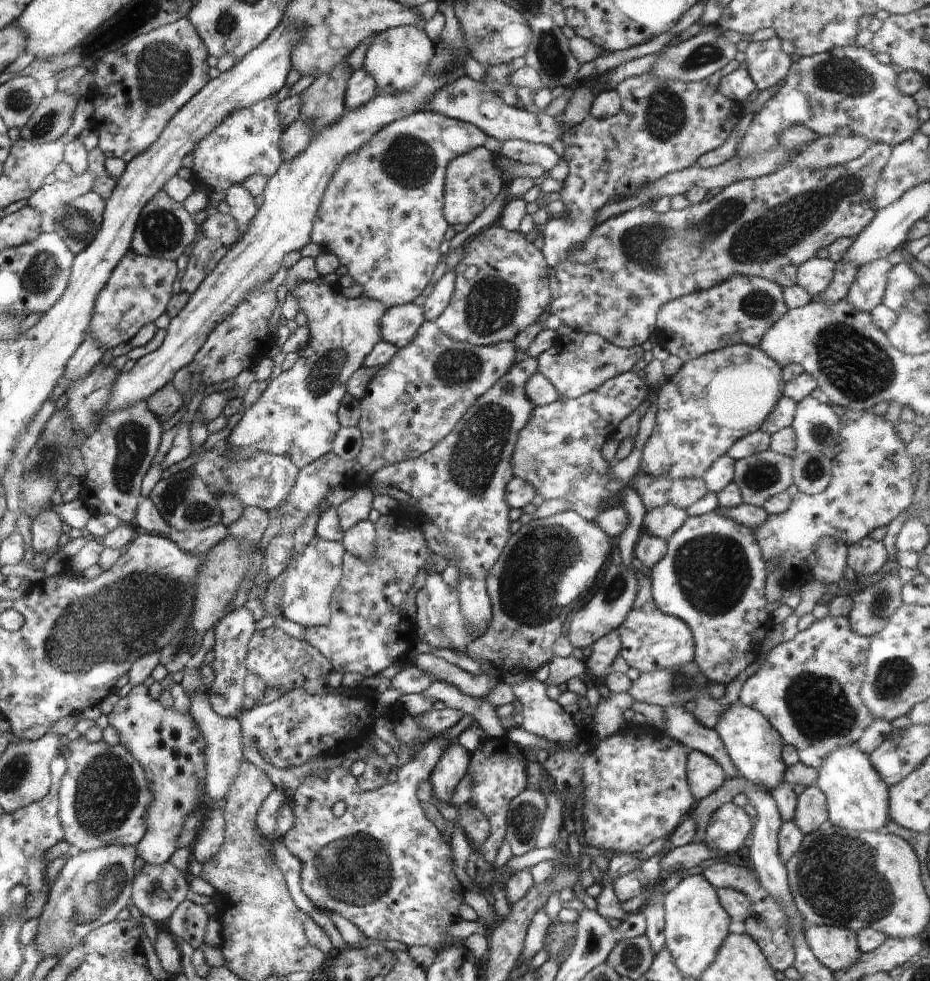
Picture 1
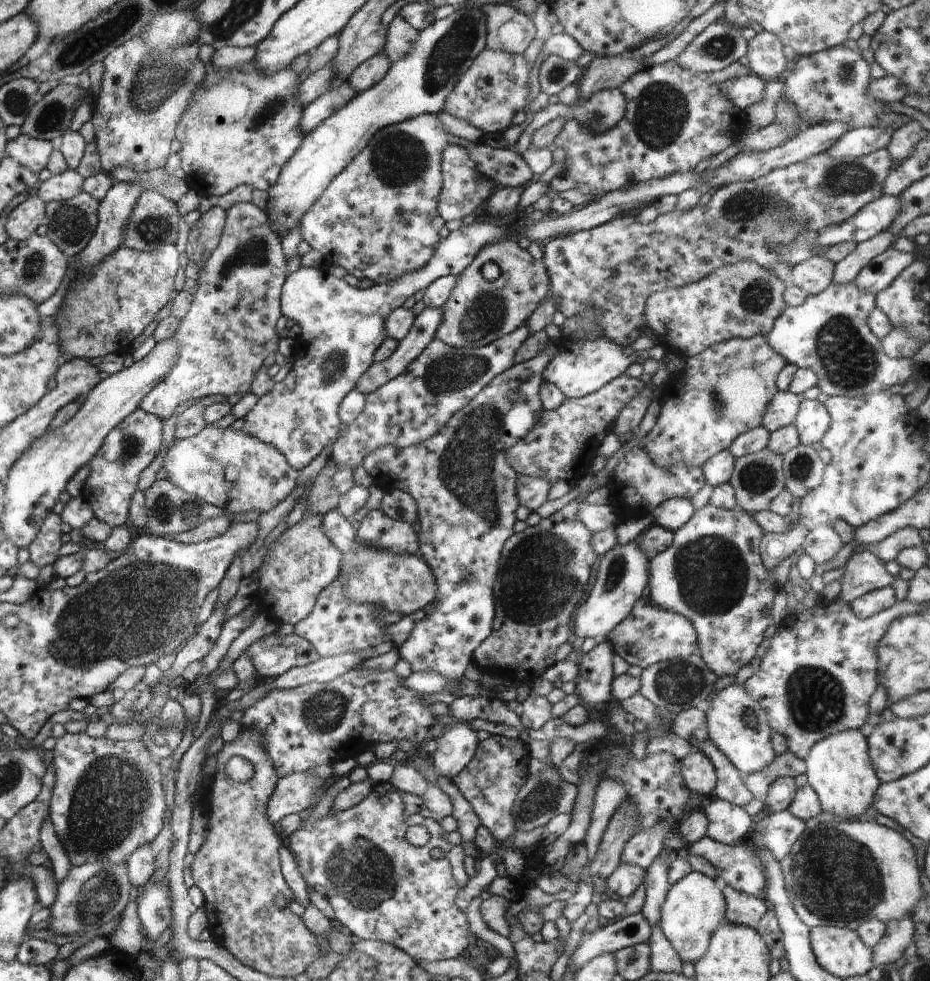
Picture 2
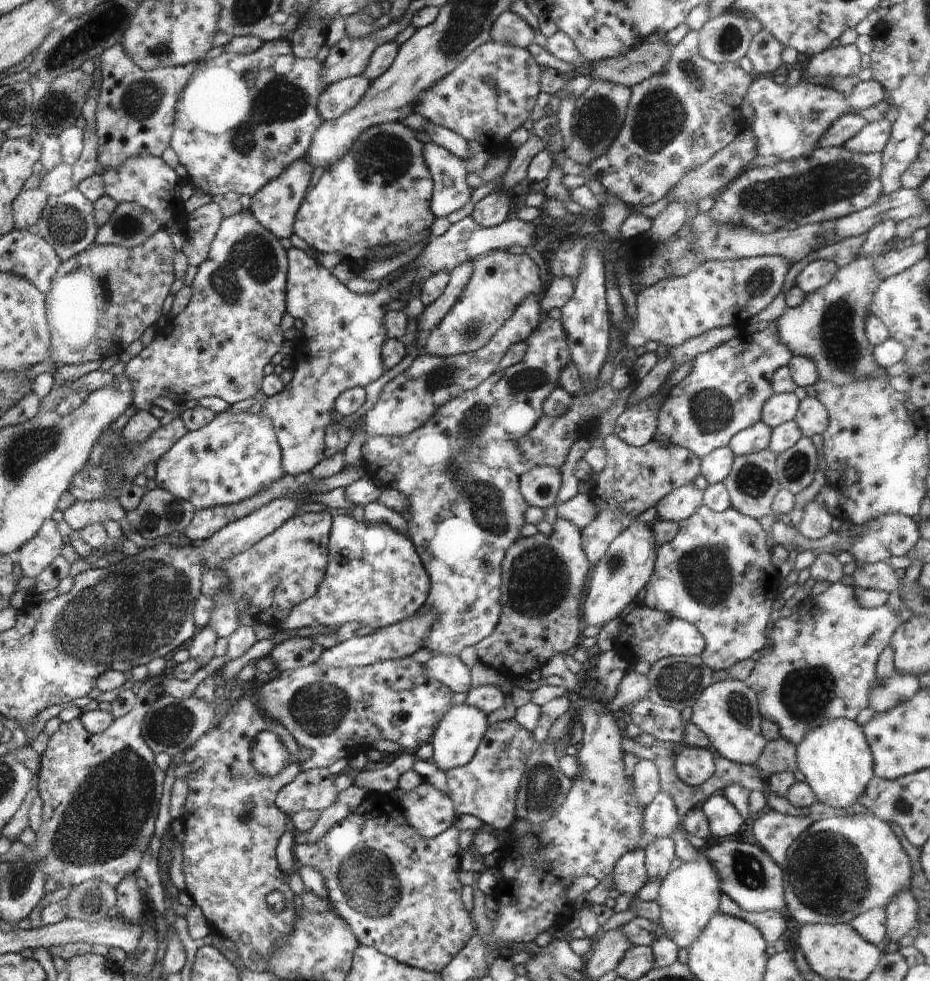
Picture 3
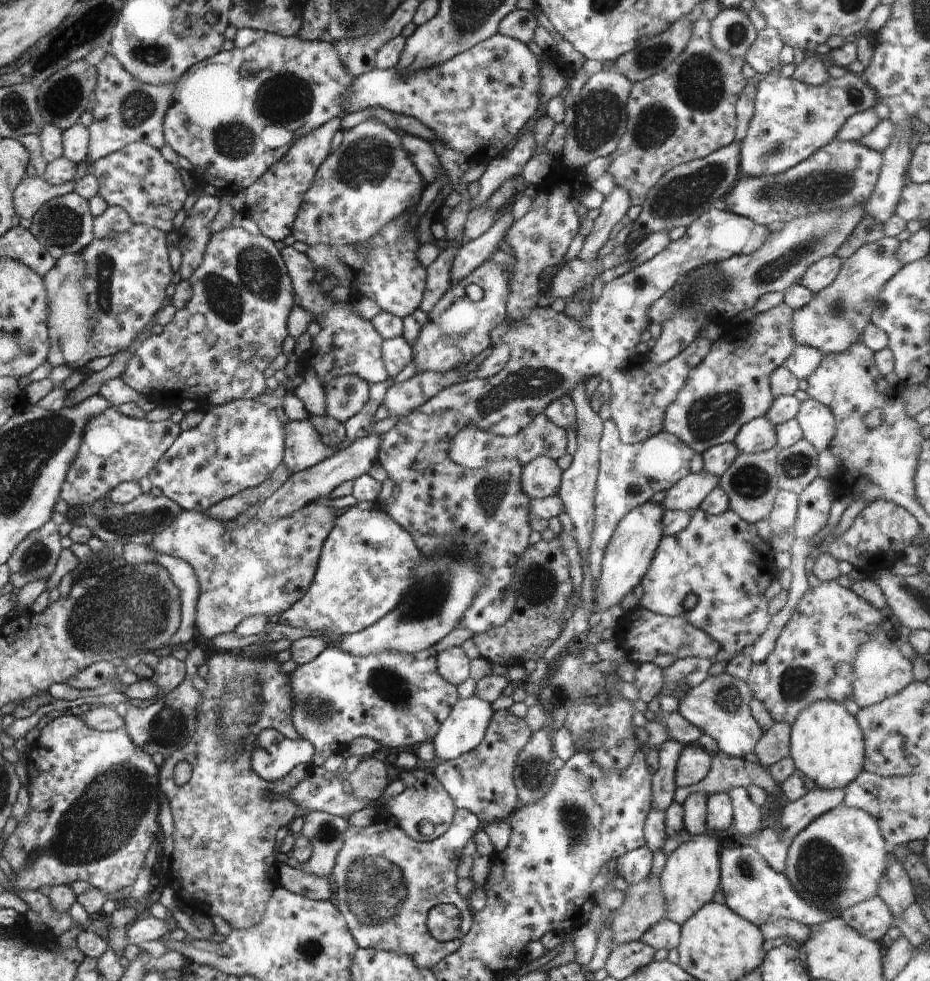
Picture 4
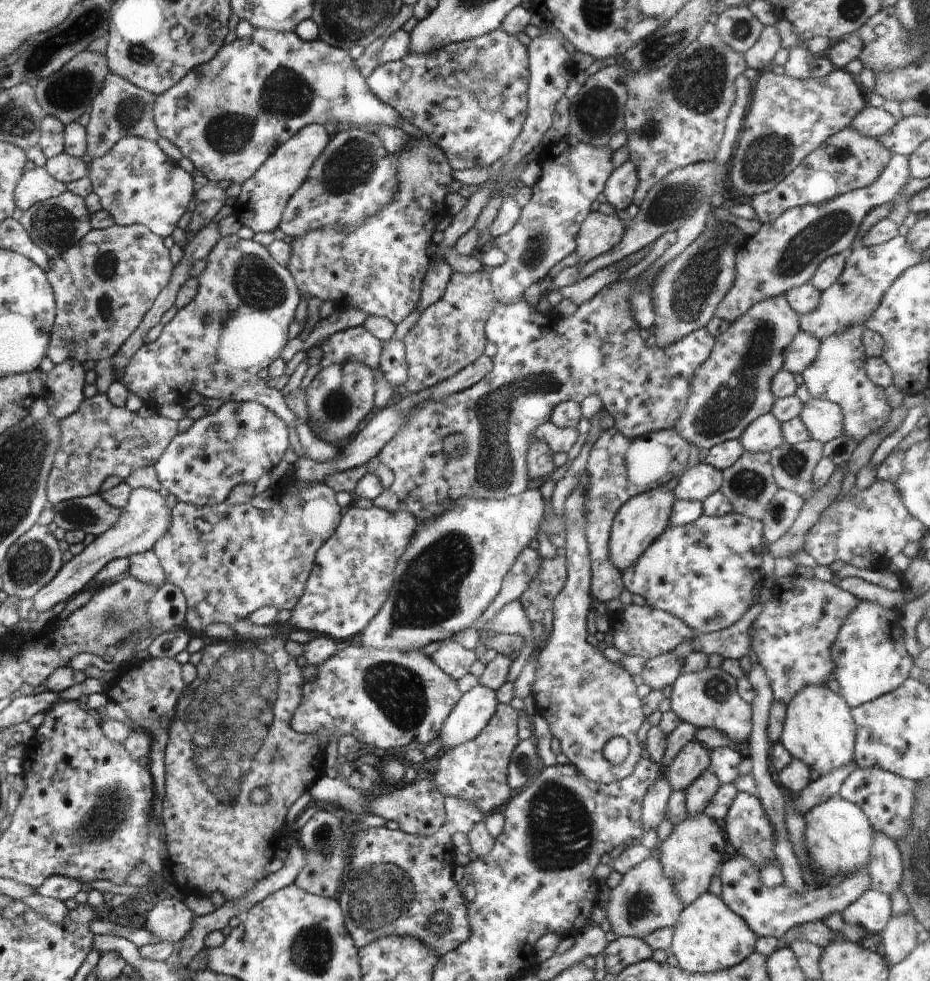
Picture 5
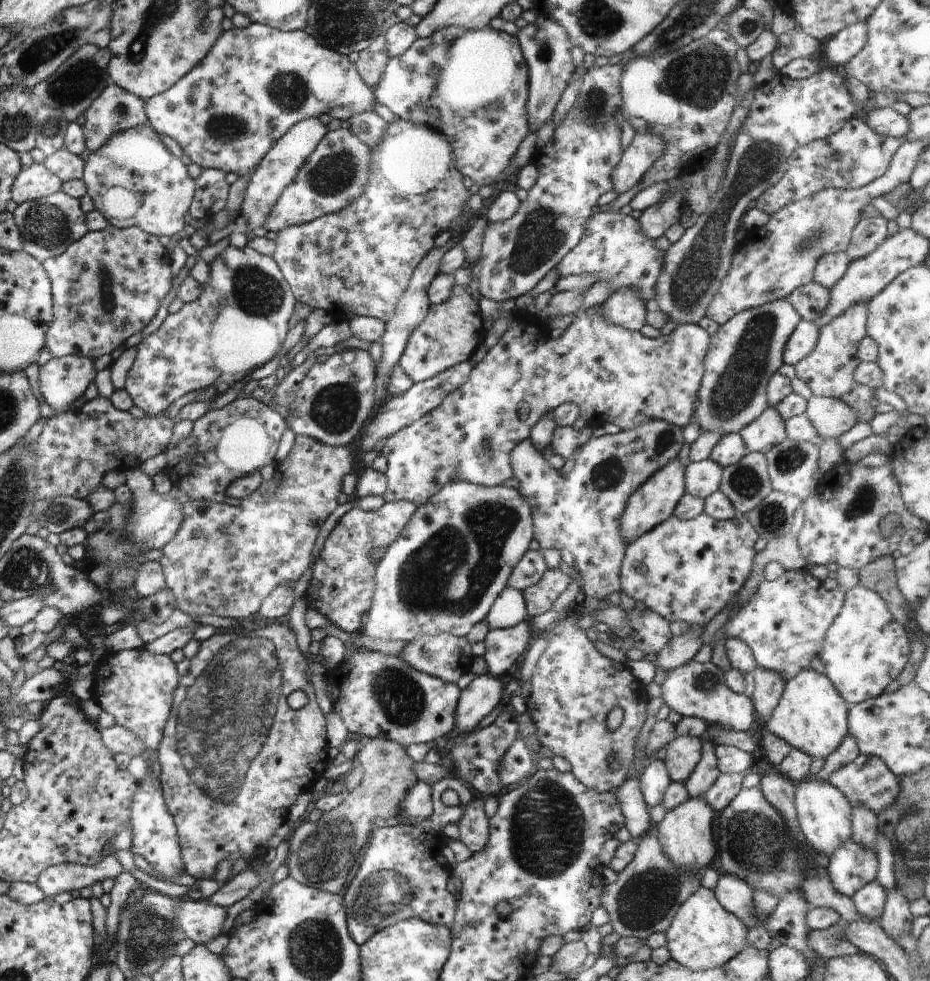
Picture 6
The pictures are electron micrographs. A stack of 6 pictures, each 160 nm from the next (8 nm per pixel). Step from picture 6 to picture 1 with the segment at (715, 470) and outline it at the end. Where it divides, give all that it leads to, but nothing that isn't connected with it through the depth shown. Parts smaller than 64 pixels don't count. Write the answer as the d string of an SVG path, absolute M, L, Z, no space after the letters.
M665 504L646 512L642 528L649 535L667 541L688 517L684 509Z

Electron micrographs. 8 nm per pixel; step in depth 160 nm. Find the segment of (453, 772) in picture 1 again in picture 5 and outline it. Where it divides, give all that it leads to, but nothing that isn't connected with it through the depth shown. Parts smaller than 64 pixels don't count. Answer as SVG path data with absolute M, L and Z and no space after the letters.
M482 684L462 693L440 732L443 748L452 749L474 740L488 725L498 706L496 692Z

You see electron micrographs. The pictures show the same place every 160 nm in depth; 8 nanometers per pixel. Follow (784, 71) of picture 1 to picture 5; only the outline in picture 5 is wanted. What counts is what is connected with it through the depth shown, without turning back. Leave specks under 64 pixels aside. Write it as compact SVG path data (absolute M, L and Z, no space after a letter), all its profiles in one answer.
M766 26L752 48L743 54L745 64L757 72L765 72L771 67L776 52L781 48L781 39L775 26Z

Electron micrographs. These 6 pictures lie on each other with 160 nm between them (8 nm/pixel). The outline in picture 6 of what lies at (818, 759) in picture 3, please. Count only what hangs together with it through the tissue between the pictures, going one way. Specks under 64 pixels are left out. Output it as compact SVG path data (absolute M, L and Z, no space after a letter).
M807 669L793 680L786 681L784 693L772 717L766 722L766 731L778 736L795 750L800 750L814 759L826 760L849 734L848 718L846 702L830 680L813 669Z

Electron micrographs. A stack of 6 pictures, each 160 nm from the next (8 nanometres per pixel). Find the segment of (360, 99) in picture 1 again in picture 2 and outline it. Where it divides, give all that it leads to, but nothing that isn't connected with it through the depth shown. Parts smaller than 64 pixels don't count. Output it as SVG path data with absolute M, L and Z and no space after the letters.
M380 52L358 66L350 75L348 84L356 95L364 92L384 78L390 65L387 56L383 52Z

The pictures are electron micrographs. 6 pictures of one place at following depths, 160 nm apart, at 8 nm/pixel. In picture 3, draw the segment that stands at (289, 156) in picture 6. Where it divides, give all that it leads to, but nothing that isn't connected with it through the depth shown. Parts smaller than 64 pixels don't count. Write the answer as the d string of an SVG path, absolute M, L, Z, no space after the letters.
M307 157L300 158L300 160L292 162L286 170L282 170L282 174L278 174L278 178L272 178L268 184L264 184L264 186L251 197L252 204L249 208L251 214L268 232L272 232L276 238L280 240L282 240L282 238L290 239L293 235L296 214L302 202L305 200L314 168Z

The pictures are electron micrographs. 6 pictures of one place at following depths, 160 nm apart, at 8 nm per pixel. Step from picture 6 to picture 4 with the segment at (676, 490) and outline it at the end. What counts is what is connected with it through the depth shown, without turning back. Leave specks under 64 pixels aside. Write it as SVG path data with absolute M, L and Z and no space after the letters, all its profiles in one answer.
M648 500L646 504L630 510L618 522L616 531L604 550L602 574L595 584L595 604L598 604L602 610L621 604L624 596L640 585L640 580L646 576L646 570L650 568L650 562L654 558L654 552L664 536L662 518L665 512L666 508L662 503L656 504Z

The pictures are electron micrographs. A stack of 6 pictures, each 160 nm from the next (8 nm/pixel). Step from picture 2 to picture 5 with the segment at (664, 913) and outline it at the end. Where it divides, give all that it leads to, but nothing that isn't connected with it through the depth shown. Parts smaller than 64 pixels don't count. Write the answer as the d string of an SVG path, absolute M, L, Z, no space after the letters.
M705 813L688 816L672 828L672 834L660 844L660 865L666 878L674 886L674 894L682 907L690 906L700 894L708 891L710 882L721 865L722 855L727 850L726 838L716 822Z

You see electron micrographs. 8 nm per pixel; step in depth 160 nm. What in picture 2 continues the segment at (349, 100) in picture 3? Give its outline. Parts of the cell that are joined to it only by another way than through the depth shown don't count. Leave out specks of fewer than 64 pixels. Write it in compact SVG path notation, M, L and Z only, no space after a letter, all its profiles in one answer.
M346 82L337 89L328 90L314 102L303 108L301 118L301 131L304 136L324 122L333 112L348 104L356 96L352 87Z

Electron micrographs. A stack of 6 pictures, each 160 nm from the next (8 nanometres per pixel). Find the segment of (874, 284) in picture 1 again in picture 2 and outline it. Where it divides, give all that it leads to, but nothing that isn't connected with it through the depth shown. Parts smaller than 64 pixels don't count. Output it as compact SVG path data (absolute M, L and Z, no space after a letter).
M890 246L882 254L866 263L853 283L861 291L876 296L888 288L898 274L914 261L913 255L914 253L894 250L894 246Z

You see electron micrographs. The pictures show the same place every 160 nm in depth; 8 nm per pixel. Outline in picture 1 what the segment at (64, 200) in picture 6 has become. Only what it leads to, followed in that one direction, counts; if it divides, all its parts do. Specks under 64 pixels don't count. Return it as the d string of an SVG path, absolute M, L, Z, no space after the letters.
M90 190L53 212L55 233L75 255L88 248L100 232L106 204L99 194Z

